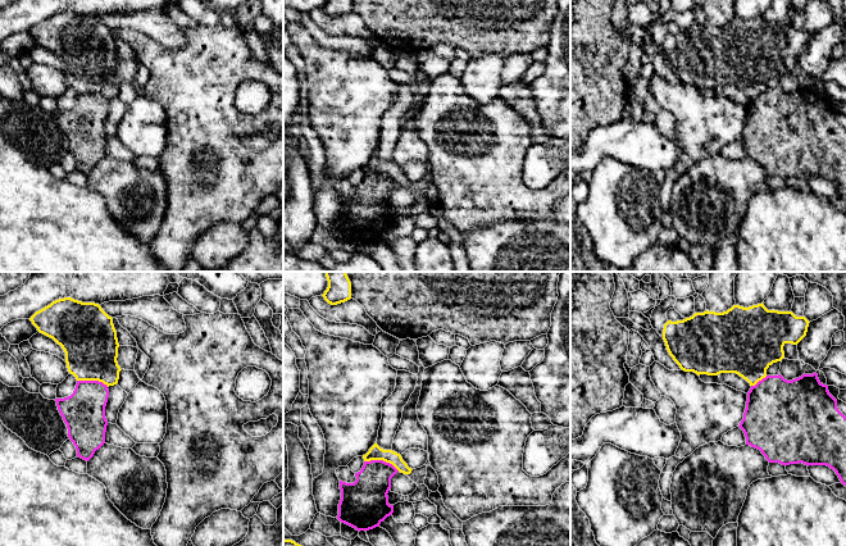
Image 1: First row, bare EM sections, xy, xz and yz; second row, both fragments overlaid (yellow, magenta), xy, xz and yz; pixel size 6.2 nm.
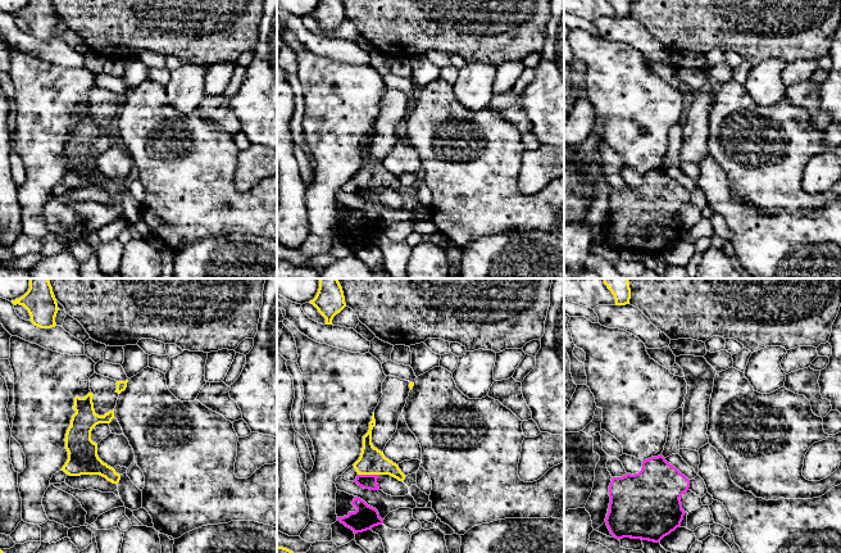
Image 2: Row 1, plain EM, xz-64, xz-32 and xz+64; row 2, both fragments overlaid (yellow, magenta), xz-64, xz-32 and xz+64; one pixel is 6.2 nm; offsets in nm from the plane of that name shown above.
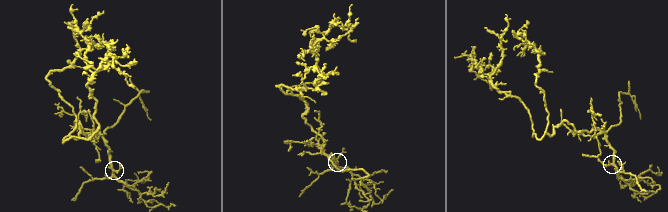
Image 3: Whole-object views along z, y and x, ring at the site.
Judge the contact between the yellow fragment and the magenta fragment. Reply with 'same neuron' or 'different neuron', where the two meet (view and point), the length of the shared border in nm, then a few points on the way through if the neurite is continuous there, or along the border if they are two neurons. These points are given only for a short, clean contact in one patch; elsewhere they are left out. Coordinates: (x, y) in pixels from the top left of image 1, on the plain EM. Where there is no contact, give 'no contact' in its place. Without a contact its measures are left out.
different neuron; meets yellow in xz at (382, 172); contact 240 nm long; border along xz (364, 173), (385, 173), (399, 183)

